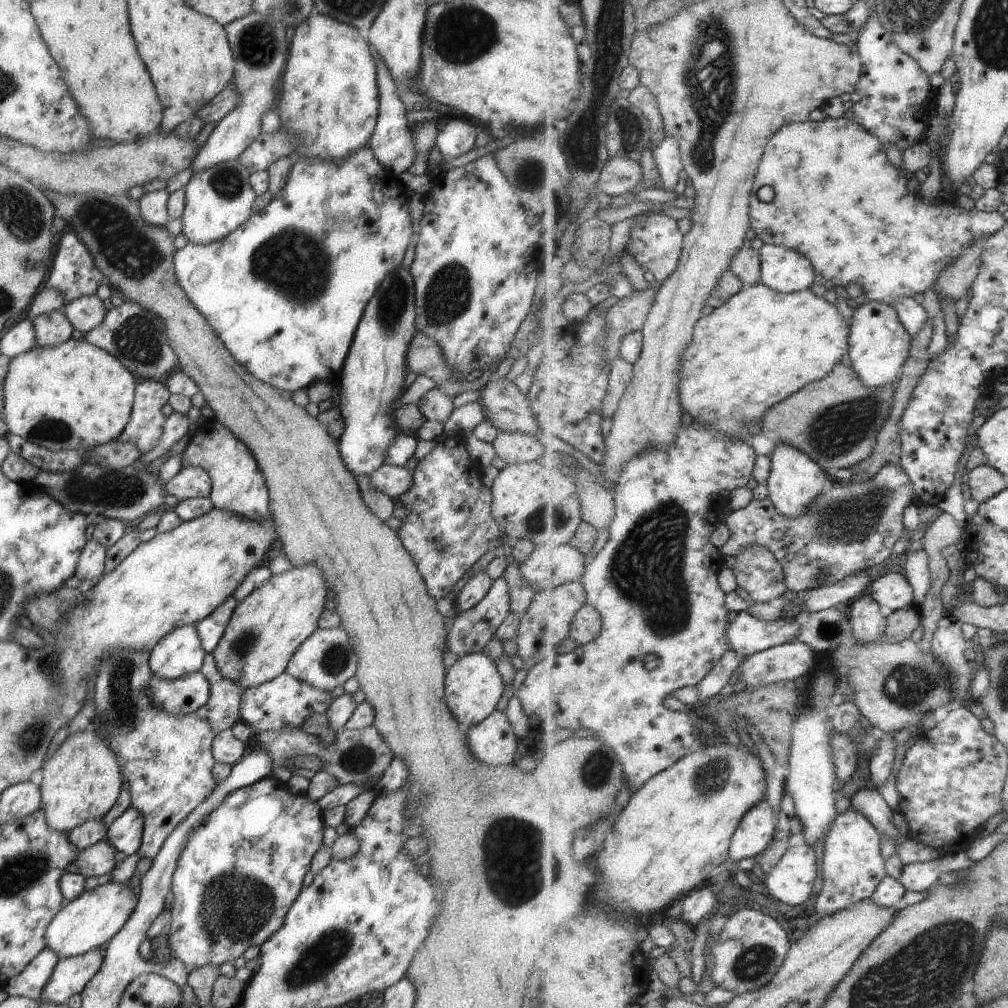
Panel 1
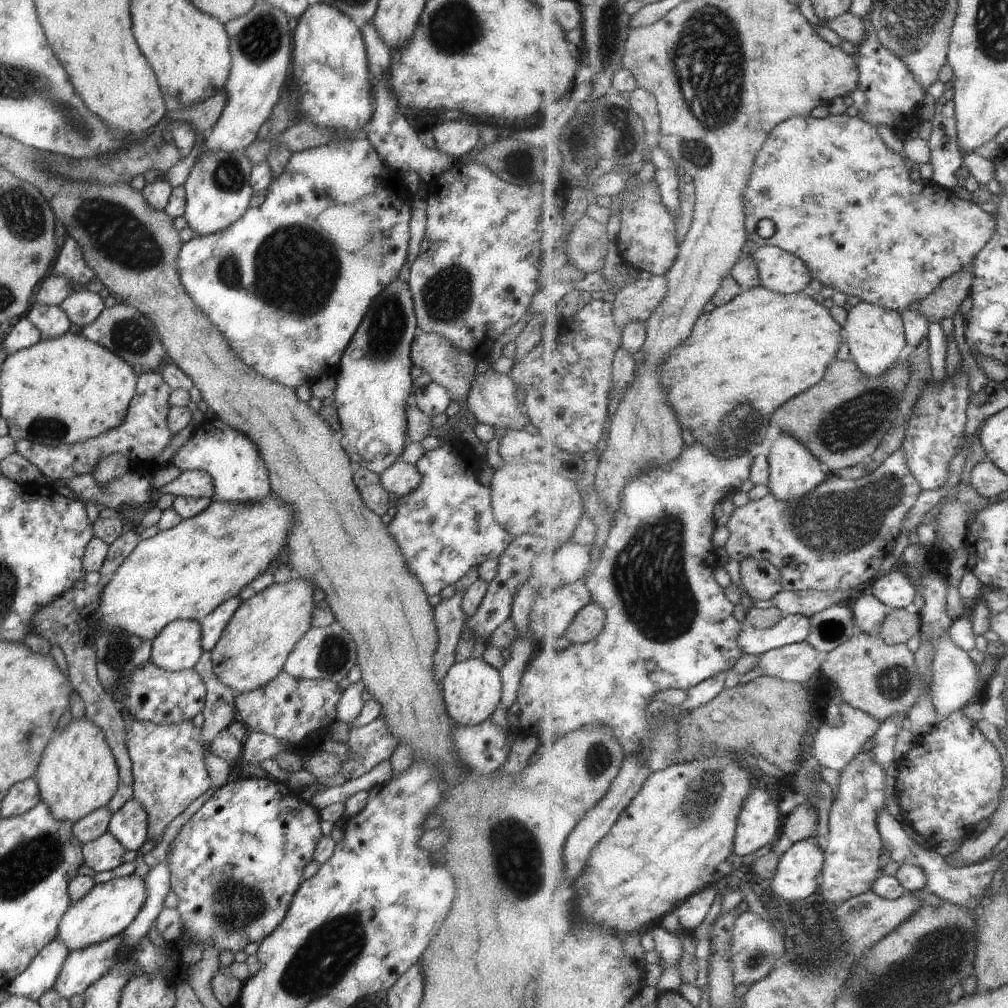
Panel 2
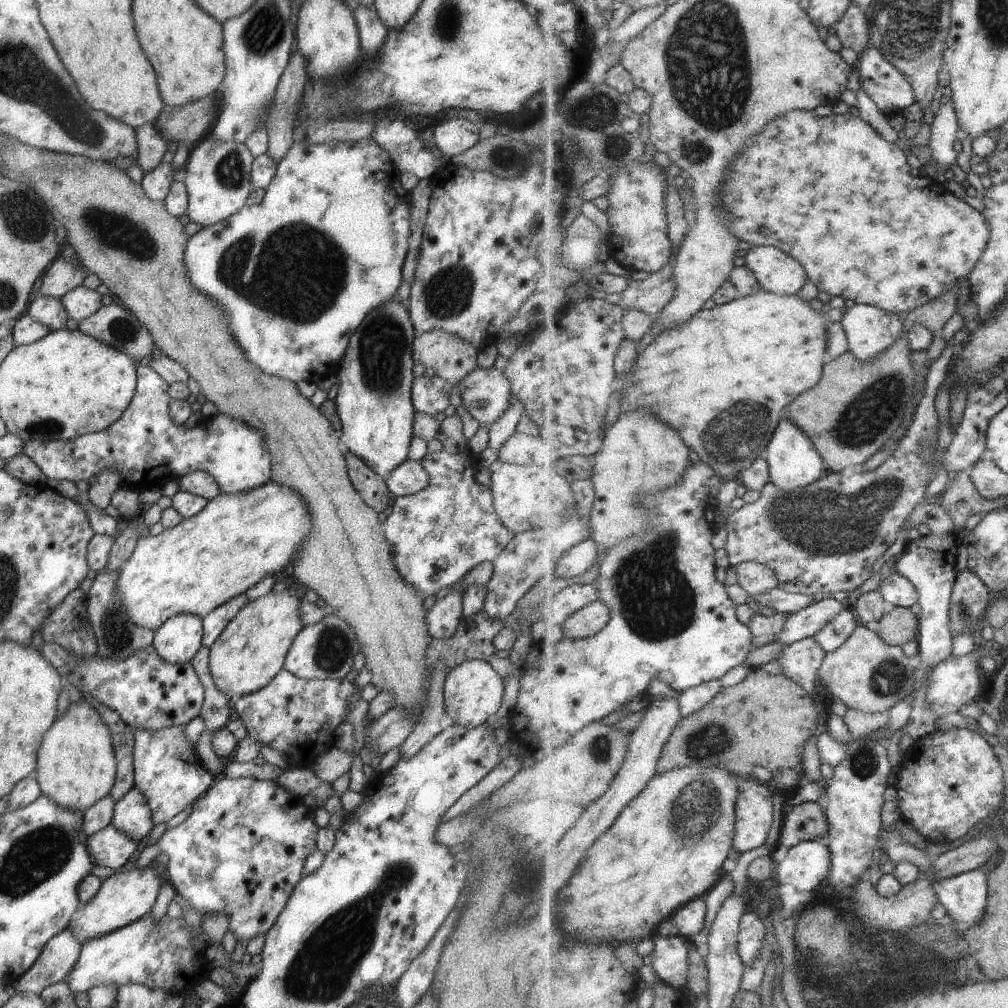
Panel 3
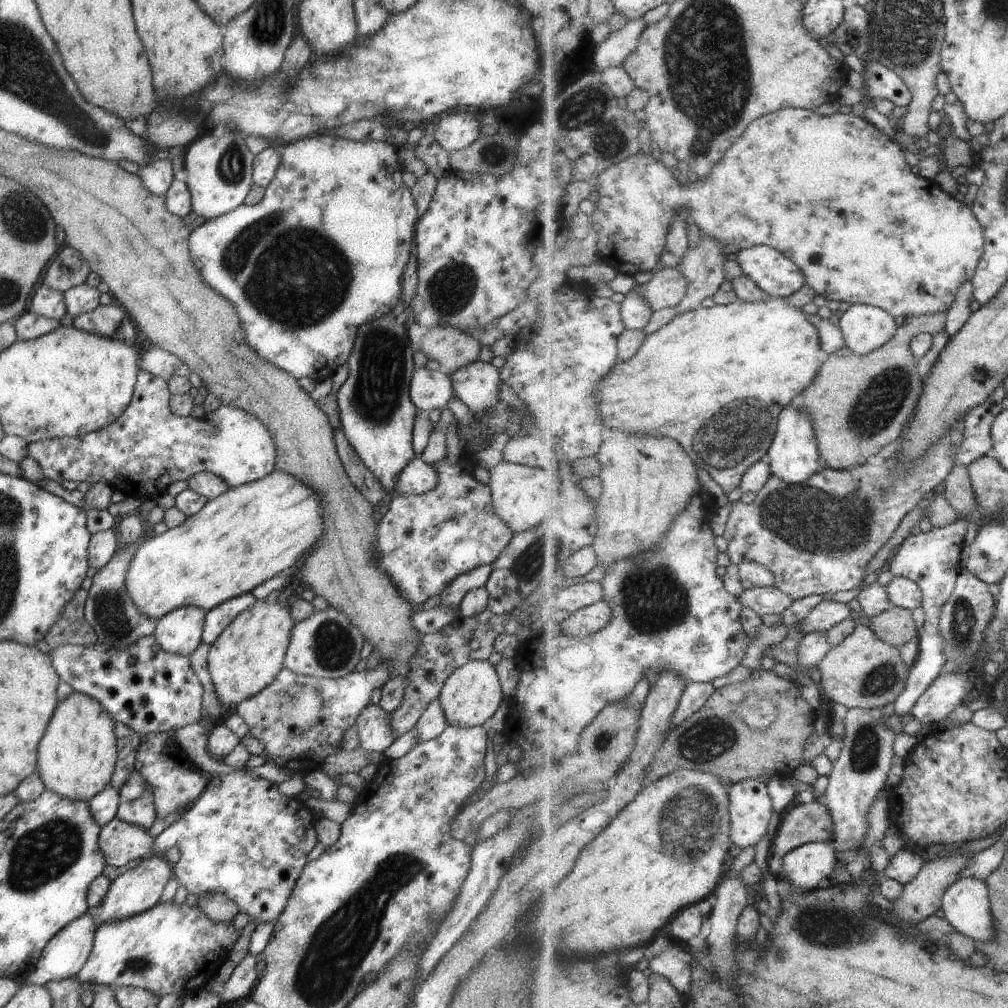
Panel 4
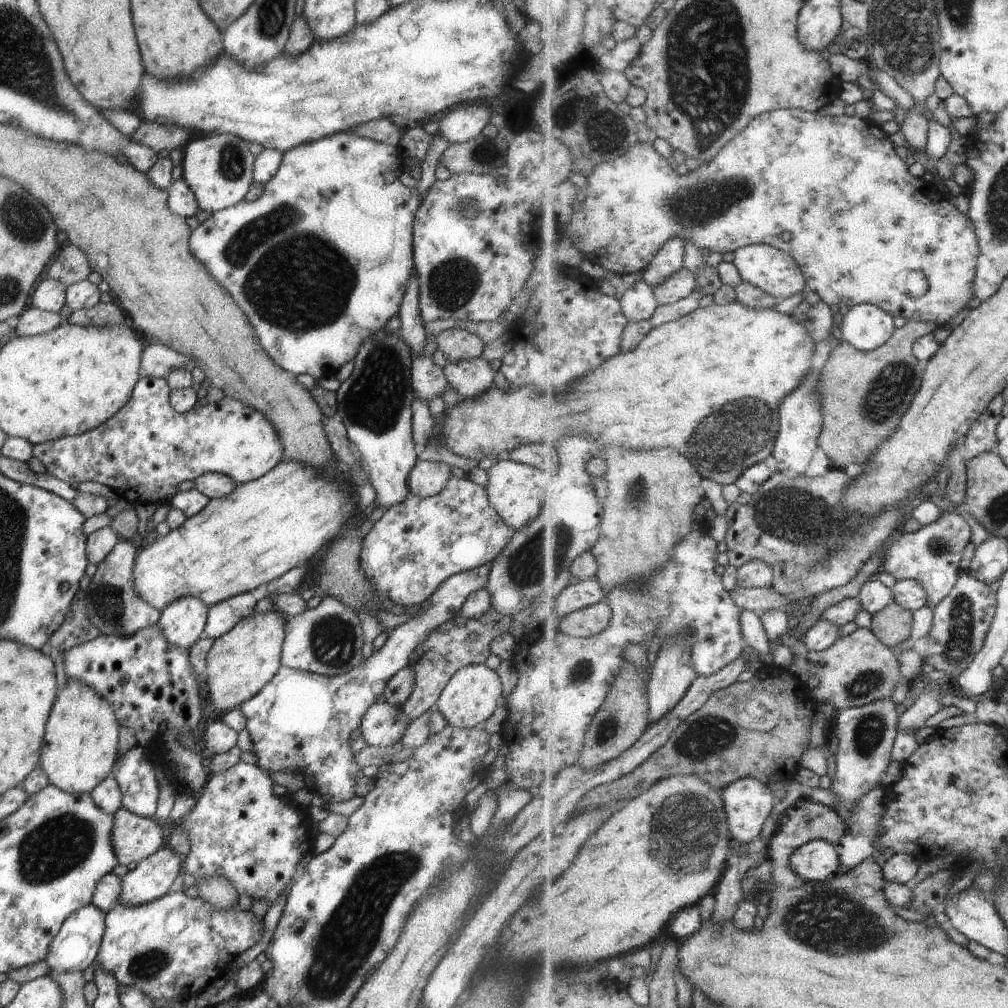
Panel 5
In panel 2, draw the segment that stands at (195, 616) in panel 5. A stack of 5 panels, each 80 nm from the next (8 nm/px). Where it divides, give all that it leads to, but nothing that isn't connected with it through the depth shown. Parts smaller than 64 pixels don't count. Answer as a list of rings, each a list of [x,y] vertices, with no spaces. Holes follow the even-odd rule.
[[[193,619],[169,621],[153,638],[149,660],[160,669],[190,669],[202,655],[200,624]]]

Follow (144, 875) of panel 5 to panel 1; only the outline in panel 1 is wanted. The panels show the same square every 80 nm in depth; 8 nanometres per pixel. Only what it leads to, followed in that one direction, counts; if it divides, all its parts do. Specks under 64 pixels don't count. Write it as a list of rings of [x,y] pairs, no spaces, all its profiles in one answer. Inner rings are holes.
[[[110,882],[102,886],[95,886],[93,890],[85,890],[73,900],[62,904],[61,908],[53,914],[49,924],[43,932],[45,948],[51,948],[60,959],[85,954],[87,950],[102,947],[127,922],[133,908],[137,894],[133,888],[127,886],[128,882]]]

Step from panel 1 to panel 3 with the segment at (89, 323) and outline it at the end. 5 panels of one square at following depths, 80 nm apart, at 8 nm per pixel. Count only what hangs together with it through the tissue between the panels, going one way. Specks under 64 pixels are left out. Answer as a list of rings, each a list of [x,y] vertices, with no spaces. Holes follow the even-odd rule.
[[[81,284],[67,291],[60,300],[68,317],[77,322],[93,314],[101,306],[100,297],[95,289],[84,287]]]

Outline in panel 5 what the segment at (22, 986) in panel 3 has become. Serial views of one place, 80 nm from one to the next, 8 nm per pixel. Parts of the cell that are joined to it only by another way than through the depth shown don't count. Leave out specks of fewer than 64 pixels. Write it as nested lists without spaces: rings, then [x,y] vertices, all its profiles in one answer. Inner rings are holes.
[[[91,902],[67,915],[59,927],[58,933],[55,934],[47,947],[47,954],[44,958],[49,967],[47,974],[50,974],[51,971],[82,972],[92,964],[104,933],[105,915],[106,913]]]

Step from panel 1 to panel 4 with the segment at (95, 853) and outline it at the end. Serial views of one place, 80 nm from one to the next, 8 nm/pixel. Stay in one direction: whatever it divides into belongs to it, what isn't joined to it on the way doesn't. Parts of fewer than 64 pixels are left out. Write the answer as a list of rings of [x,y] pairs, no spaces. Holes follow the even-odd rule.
[[[120,818],[108,820],[99,831],[98,845],[106,865],[124,869],[150,855],[154,837],[141,825]]]

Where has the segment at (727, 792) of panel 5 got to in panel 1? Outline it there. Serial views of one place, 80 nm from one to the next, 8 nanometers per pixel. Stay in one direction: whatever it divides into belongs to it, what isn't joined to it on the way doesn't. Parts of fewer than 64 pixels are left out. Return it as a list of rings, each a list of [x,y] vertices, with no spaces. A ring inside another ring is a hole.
[[[761,800],[755,804],[750,812],[743,816],[743,821],[739,824],[739,829],[735,832],[735,837],[731,840],[731,860],[739,862],[746,858],[757,859],[771,846],[775,834],[775,812],[767,800]]]

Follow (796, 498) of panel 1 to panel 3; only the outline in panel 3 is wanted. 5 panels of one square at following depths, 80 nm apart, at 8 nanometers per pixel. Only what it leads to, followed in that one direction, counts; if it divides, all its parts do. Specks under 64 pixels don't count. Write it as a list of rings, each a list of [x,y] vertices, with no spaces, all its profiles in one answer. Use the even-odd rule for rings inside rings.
[[[787,416],[780,420],[765,454],[770,466],[771,482],[785,492],[809,486],[825,476],[826,462],[812,438]]]

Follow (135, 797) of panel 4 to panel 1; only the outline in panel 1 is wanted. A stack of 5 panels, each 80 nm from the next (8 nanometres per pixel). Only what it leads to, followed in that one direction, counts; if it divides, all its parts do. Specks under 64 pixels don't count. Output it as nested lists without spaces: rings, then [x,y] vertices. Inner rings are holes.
[[[127,808],[117,816],[106,830],[109,843],[124,855],[131,855],[139,849],[142,838],[143,818],[137,810]]]

